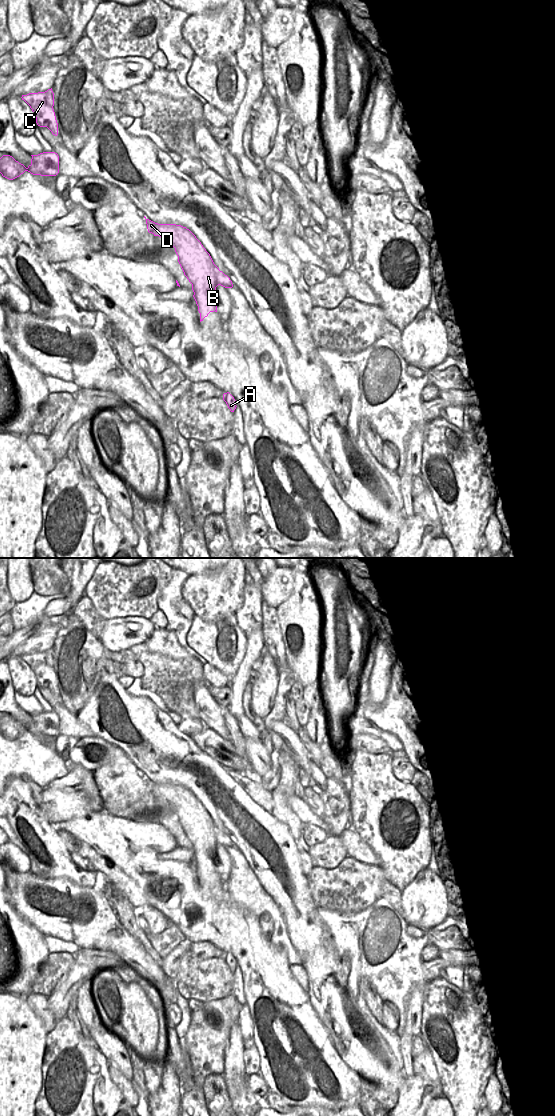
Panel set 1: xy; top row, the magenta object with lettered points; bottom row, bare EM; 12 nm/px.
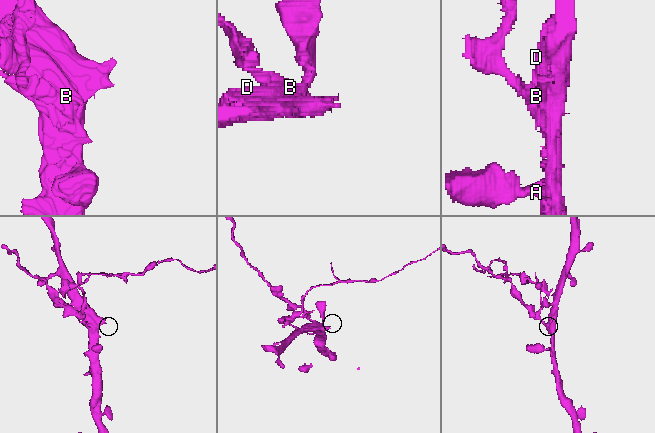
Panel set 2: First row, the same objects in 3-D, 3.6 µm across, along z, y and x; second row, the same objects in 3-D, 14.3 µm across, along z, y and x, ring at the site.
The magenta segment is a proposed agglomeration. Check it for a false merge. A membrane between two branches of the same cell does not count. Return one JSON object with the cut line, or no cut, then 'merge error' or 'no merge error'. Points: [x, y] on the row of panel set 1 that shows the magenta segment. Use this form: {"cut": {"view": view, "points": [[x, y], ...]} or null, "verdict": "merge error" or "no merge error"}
{"cut": {"view": "xy", "points": [[209, 287], [208, 291], [216, 305]]}, "verdict": "merge error"}

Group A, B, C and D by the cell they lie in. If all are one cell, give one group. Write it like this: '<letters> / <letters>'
A B D / C

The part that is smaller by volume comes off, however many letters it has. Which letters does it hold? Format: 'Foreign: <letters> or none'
Foreign: C

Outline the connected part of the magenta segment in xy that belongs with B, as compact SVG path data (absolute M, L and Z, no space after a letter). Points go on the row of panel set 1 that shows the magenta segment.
M145 216L144 218L149 233L166 239L175 248L184 275L192 284L200 322L210 312L217 312L217 305L208 289L211 288L218 295L218 285L225 288L233 287L230 278L219 270L210 254L189 229L176 224L158 224Z

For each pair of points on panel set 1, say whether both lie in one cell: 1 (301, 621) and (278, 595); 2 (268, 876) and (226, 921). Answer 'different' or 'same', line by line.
1: different
2: different

